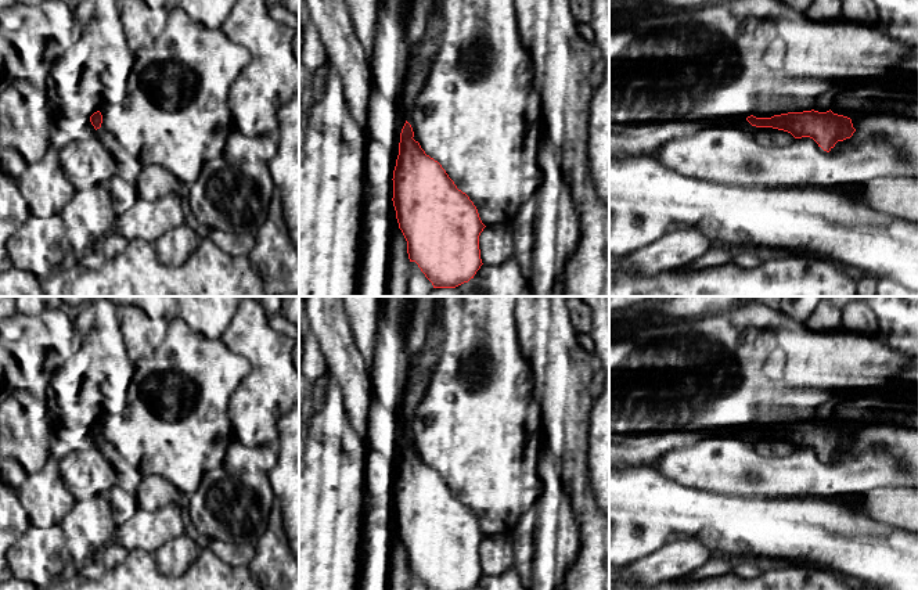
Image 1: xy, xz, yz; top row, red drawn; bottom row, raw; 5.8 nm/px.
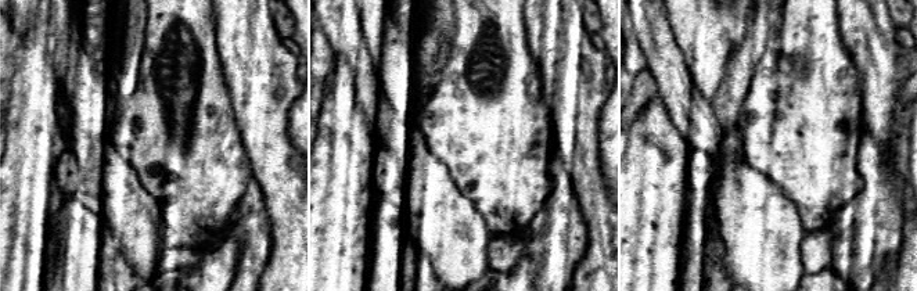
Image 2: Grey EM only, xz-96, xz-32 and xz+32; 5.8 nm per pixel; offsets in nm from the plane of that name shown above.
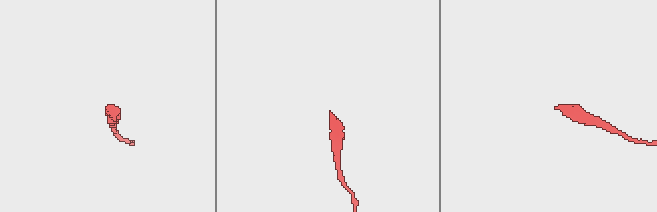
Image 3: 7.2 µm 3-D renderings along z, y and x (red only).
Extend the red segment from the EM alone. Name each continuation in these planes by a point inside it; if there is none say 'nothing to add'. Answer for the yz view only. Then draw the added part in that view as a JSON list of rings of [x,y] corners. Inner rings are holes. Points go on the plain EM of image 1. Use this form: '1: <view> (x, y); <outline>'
1: yz (745, 436); [[[744,431],[738,438],[739,438],[746,446],[749,446],[749,447],[753,449],[753,450],[756,450],[757,443],[763,439],[763,438],[752,436],[748,431]]]

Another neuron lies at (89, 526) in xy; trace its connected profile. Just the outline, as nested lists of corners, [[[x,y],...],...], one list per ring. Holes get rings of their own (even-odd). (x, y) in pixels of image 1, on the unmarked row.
[[[101,494],[78,500],[64,517],[61,529],[73,562],[82,566],[97,558],[107,546],[114,543],[116,533],[108,497]]]

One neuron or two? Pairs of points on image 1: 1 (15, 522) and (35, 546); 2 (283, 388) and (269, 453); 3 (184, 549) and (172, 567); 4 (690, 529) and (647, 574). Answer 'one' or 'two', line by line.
1: two
2: two
3: one
4: two

